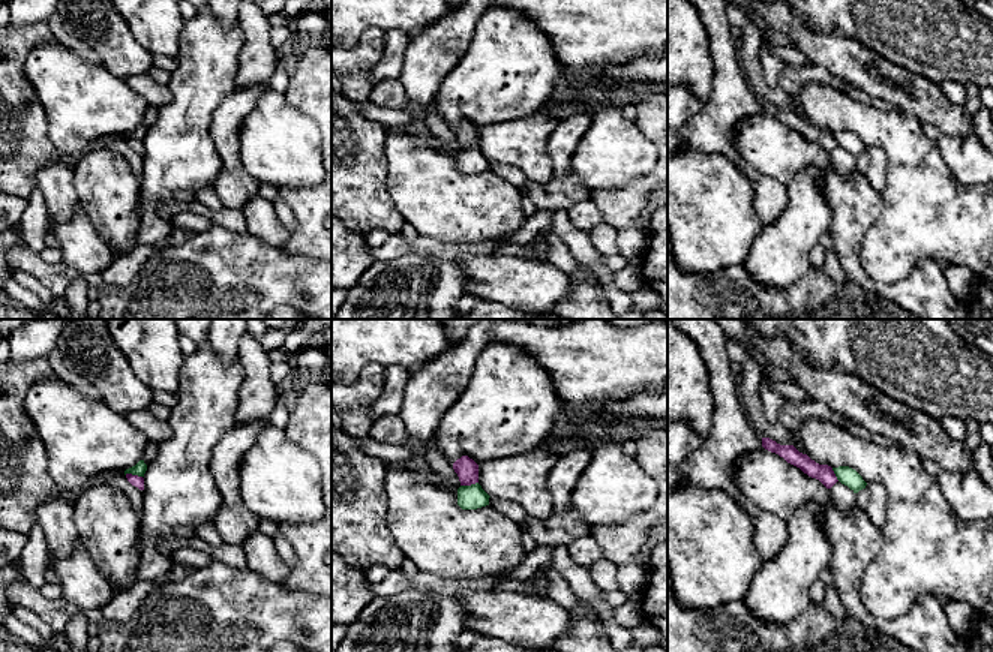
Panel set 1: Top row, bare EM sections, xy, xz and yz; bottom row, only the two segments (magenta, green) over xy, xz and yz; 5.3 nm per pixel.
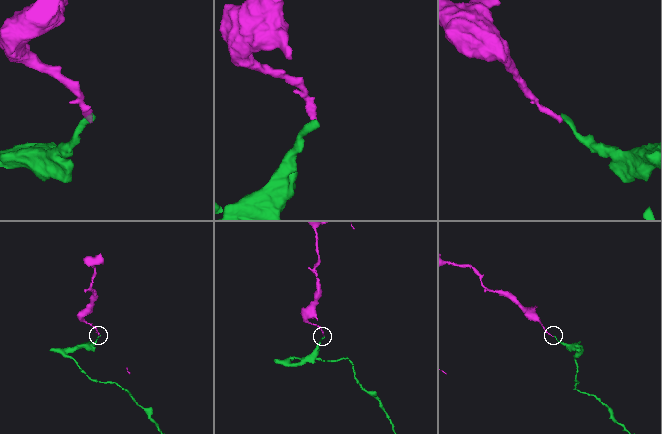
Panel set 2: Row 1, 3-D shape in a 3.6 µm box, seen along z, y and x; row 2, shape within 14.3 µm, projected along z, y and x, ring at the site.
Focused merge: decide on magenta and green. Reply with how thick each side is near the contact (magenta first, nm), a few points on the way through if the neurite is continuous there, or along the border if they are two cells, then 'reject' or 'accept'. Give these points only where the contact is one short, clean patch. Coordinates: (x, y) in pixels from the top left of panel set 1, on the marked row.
calibres 120 and 130 nm; border xz (477, 481), (461, 486); reject

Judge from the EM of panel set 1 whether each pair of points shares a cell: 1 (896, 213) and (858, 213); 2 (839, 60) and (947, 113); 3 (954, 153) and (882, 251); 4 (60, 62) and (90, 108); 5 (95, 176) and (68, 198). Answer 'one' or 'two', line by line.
1: two
2: one
3: two
4: one
5: two

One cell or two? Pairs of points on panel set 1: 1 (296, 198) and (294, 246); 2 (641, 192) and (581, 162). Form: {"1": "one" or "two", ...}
{"1": "one", "2": "two"}

